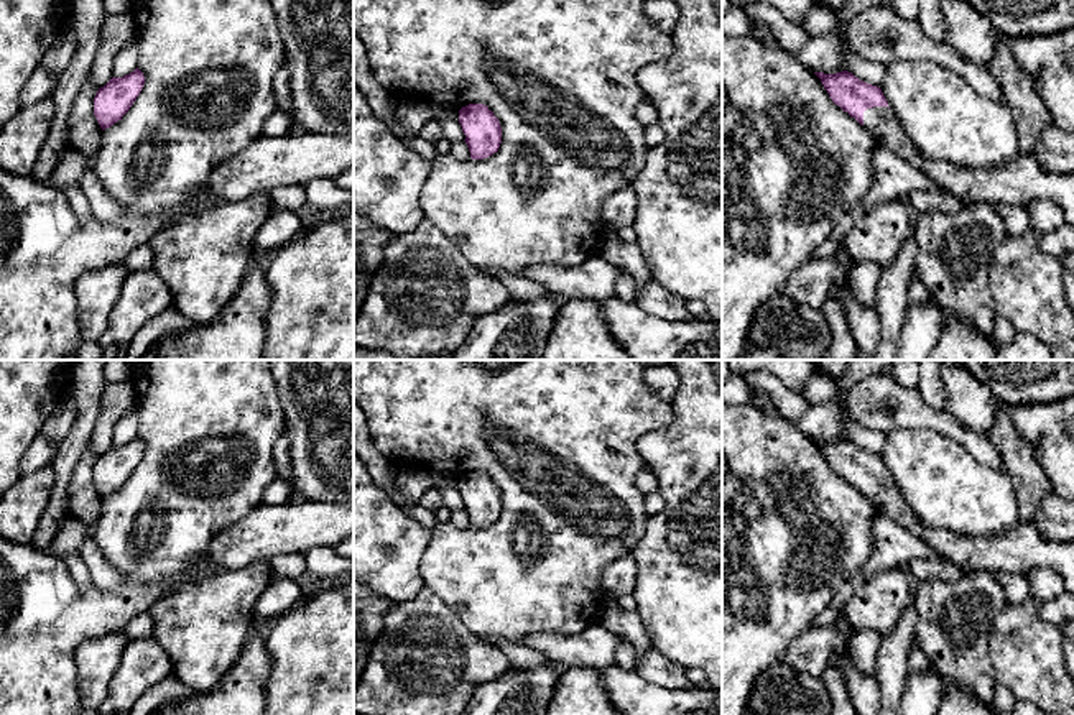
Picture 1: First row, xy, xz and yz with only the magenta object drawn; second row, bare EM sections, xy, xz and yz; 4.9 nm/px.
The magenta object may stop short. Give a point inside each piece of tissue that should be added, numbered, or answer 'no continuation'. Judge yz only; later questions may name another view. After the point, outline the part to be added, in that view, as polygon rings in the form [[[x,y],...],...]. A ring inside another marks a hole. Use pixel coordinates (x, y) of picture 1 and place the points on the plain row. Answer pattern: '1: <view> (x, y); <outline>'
1: yz (1022, 548); [[[888,475],[863,480],[863,495],[882,505],[883,513],[923,539],[941,557],[964,572],[1025,572],[1033,567],[1056,570],[1066,592],[1074,595],[1074,539],[1054,542],[1039,534],[1035,521],[987,537],[972,537],[944,528],[926,528],[908,508]]]

